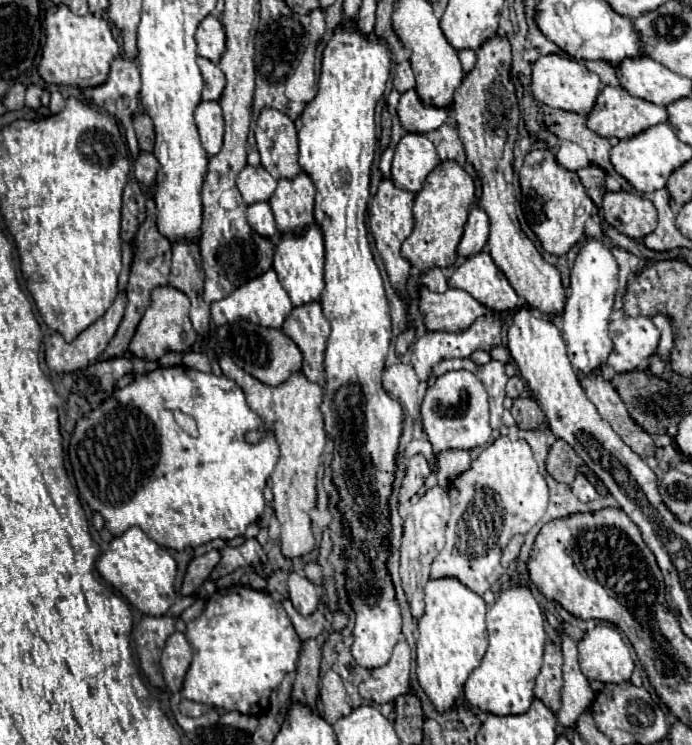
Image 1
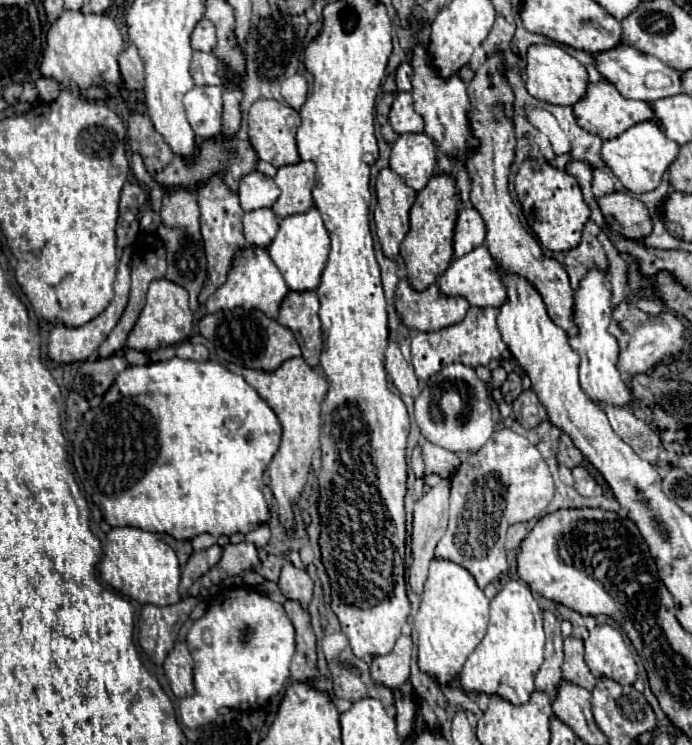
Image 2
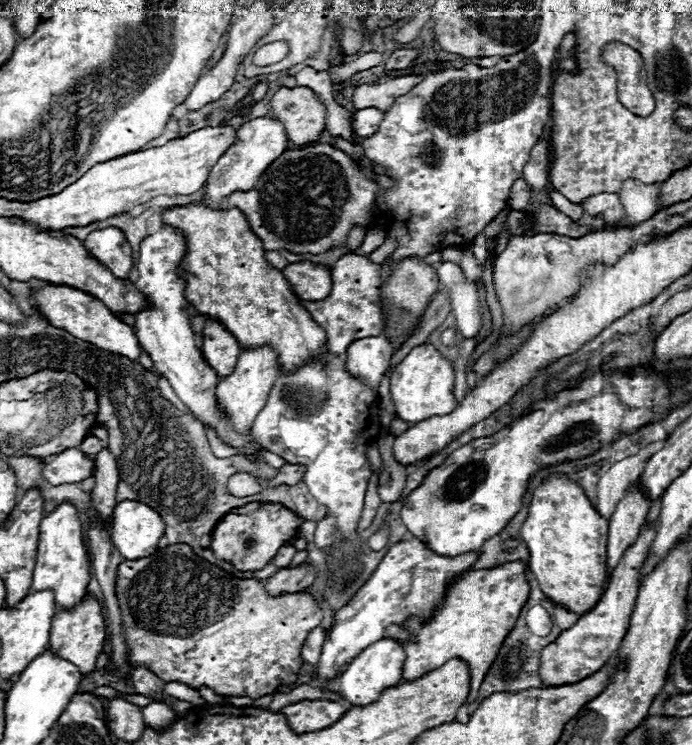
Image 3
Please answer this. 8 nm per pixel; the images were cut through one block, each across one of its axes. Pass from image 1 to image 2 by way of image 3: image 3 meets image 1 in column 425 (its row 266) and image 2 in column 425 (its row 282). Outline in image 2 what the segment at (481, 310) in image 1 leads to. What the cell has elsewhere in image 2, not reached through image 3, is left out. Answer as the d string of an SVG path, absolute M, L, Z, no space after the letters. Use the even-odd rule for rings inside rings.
M400 280L396 288L396 314L408 330L430 332L460 322L466 316L468 302L460 296L446 296L434 284L424 292L416 292L408 280Z

